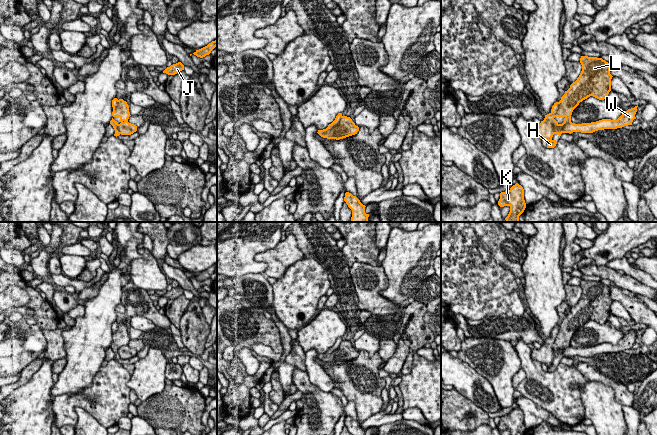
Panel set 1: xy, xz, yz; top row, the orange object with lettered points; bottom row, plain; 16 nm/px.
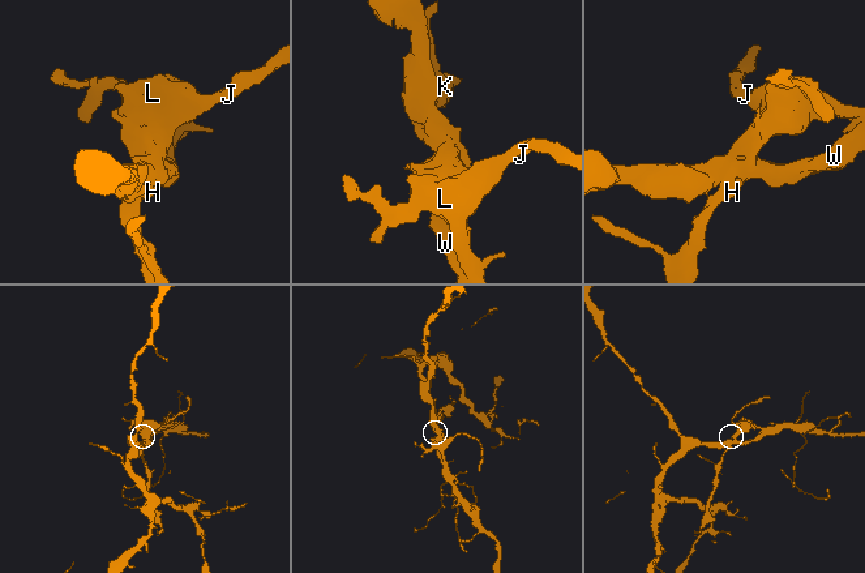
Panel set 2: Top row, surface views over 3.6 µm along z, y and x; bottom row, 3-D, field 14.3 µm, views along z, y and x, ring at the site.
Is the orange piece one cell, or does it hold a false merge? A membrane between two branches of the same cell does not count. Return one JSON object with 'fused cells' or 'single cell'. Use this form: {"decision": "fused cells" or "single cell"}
{"decision": "fused cells"}

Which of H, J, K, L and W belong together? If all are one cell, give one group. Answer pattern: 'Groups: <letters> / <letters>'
Groups: H J K L / W

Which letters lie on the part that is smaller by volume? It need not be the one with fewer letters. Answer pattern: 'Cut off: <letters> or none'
Cut off: H, J, K, L

